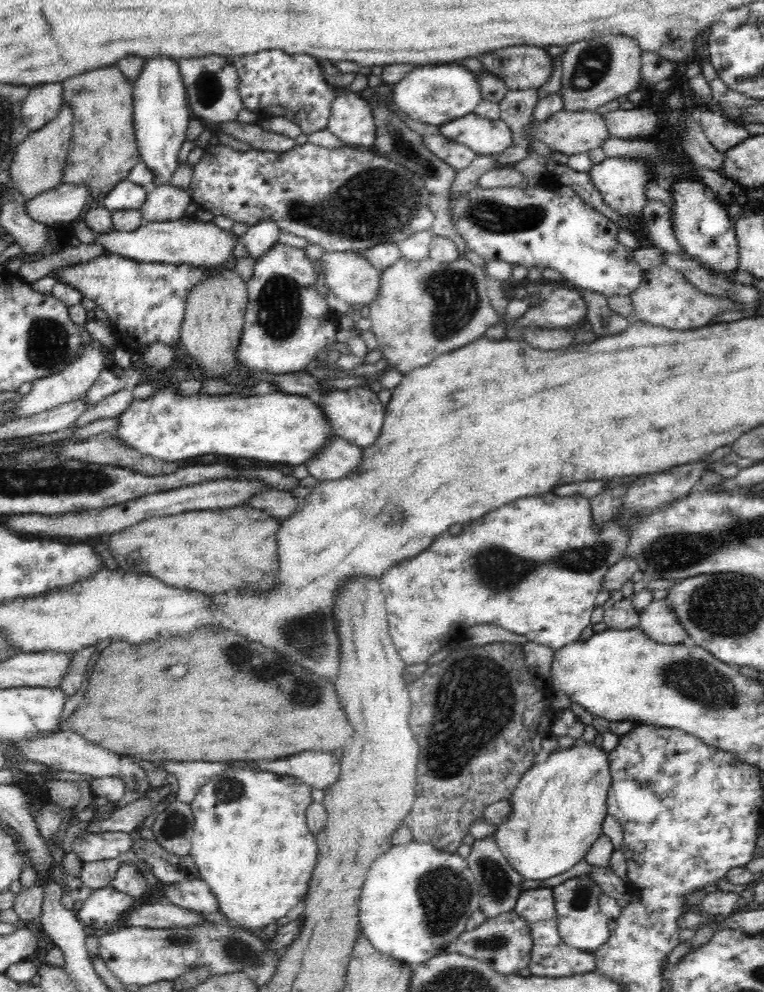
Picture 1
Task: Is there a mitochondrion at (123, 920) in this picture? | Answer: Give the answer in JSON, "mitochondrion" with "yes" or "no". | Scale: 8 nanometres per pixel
{"mitochondrion":"no"}

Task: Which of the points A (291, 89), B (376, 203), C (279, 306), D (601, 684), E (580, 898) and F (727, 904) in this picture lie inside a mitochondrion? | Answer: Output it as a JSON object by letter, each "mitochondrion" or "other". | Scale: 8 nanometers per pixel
{"A":"mitochondrion","B":"mitochondrion","C":"mitochondrion","D":"other","E":"mitochondrion","F":"other"}

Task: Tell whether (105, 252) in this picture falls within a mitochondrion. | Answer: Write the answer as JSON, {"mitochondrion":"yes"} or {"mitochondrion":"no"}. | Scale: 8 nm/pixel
{"mitochondrion":"no"}

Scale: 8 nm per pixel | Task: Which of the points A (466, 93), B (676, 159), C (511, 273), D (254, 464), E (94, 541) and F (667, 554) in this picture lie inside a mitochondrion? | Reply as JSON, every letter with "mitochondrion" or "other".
{"A":"other","B":"other","C":"other","D":"other","E":"other","F":"mitochondrion"}

